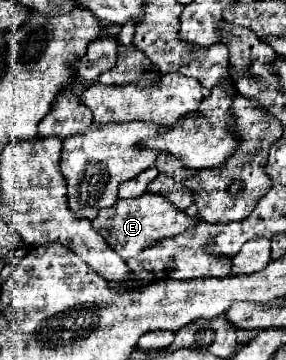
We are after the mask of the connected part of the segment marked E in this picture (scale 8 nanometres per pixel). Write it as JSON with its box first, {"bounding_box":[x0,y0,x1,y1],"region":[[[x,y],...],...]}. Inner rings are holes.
{"bounding_box":[92,194,200,260],"region":[[[142,194],[138,198],[128,198],[128,200],[118,200],[114,206],[100,210],[98,218],[92,220],[94,230],[98,230],[106,242],[126,260],[134,258],[134,254],[140,254],[142,250],[154,246],[154,242],[162,242],[162,238],[182,234],[186,230],[192,230],[198,226],[200,218],[190,218],[184,210],[178,210],[172,202],[166,202],[162,194]]]}

